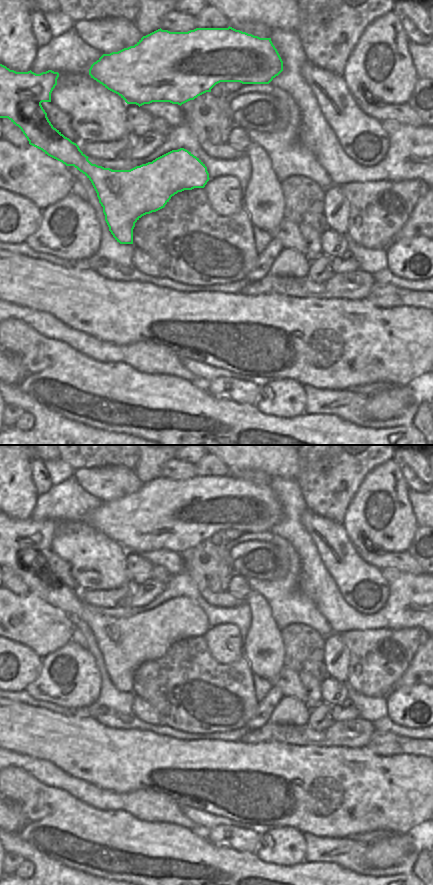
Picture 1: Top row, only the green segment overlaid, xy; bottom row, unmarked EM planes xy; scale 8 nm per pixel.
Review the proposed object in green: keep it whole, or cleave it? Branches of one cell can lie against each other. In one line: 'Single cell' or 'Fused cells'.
Single cell

